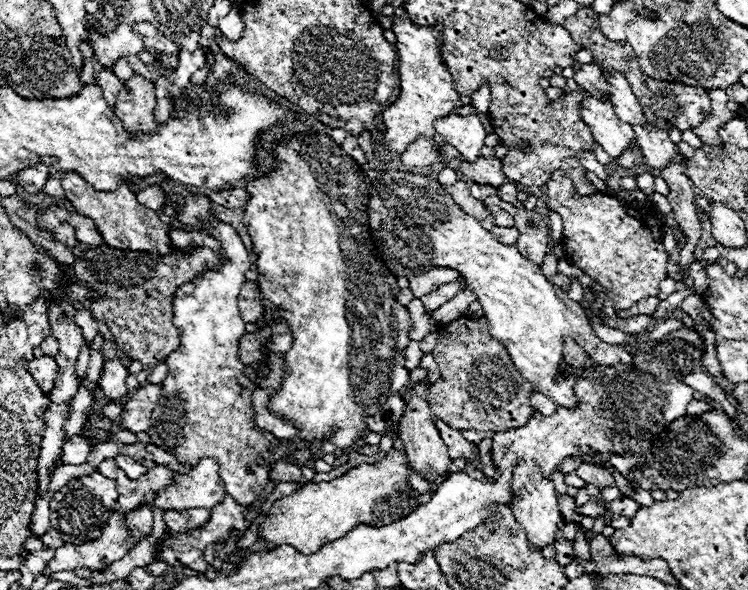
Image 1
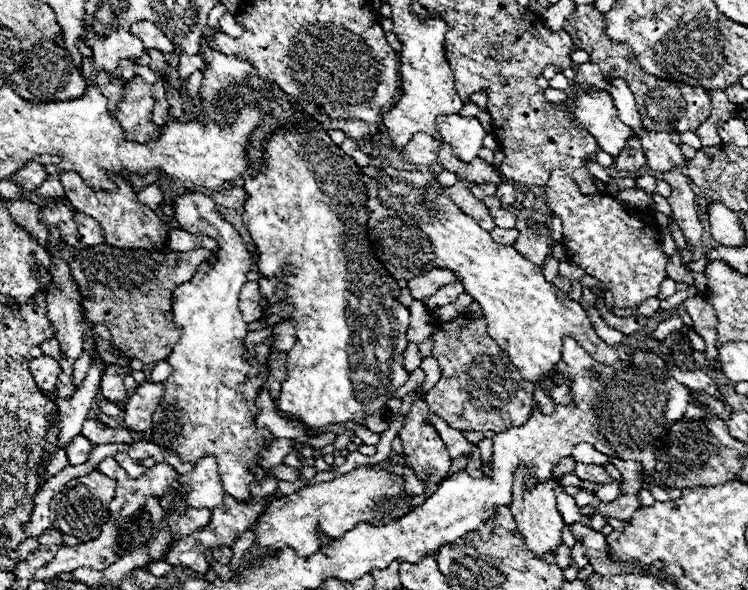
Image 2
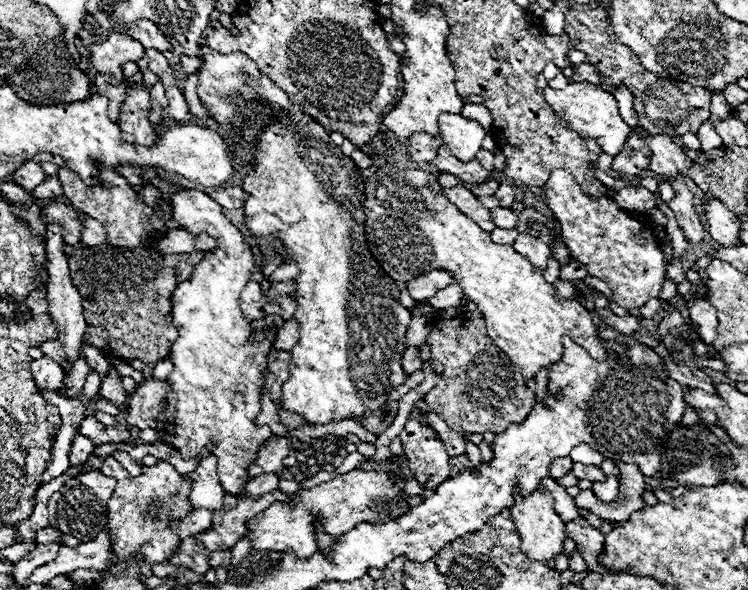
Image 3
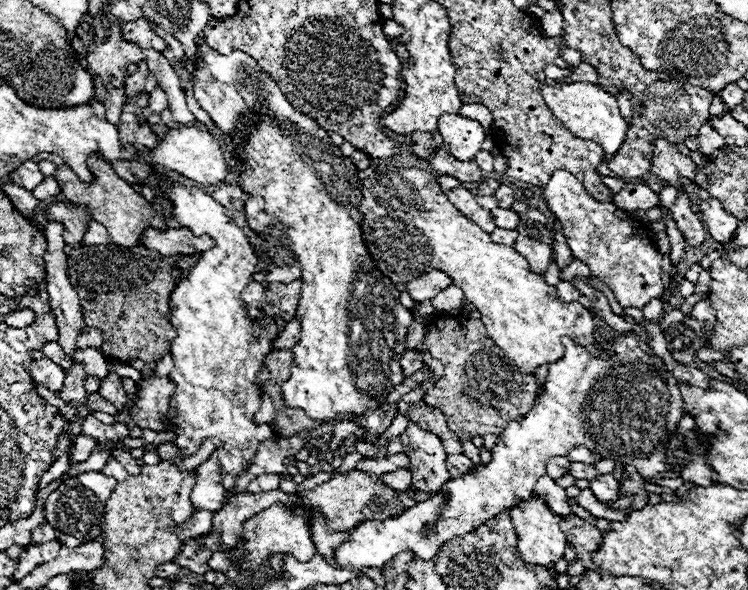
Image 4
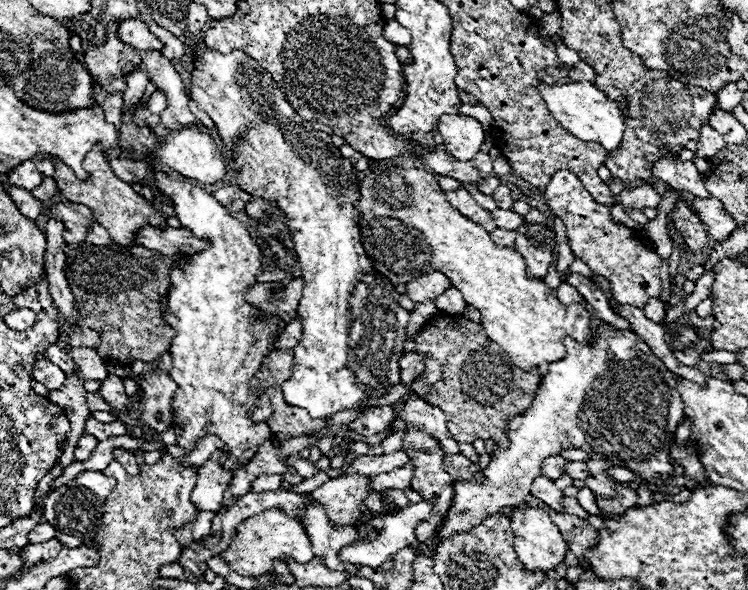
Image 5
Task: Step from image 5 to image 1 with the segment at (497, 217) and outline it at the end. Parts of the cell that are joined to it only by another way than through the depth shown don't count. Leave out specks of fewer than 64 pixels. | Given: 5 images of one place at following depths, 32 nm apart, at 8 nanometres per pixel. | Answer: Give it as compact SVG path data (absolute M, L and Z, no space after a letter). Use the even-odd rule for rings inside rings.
M490 206L490 212L492 212L494 222L496 222L498 226L512 226L512 224L514 224L514 218L512 218L506 210L502 210L502 208L498 208L498 206Z

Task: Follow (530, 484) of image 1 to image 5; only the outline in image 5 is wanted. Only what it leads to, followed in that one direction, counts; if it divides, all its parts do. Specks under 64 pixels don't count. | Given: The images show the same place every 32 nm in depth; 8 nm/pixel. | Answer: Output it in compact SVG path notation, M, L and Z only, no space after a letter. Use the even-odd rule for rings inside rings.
M520 506L512 510L512 532L516 536L514 548L516 556L520 556L520 562L528 566L528 570L554 570L566 554L566 542L558 530L558 526L552 522L548 512L544 512L540 506Z

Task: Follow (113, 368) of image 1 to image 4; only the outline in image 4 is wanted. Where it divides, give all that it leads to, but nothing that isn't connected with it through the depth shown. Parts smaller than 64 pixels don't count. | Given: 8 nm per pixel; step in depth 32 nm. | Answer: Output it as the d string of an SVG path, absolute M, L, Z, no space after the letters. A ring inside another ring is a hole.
M110 372L104 380L102 380L102 386L98 390L98 394L102 398L106 398L108 402L112 402L118 410L122 410L128 402L128 396L124 392L124 386L122 386L122 378L116 374L116 372Z

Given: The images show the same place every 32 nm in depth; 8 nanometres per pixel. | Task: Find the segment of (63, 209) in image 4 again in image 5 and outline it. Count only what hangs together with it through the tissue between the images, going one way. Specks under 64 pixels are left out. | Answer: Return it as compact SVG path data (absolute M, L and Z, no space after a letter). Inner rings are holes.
M54 204L52 218L64 222L64 240L66 244L80 244L86 238L88 226L92 224L92 212L82 204Z

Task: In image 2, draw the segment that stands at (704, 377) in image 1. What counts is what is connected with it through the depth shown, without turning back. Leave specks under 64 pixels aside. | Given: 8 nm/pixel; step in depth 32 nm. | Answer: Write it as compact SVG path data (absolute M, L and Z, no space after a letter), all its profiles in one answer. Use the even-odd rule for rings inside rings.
M672 366L670 372L672 372L672 376L674 376L678 382L684 382L684 384L686 384L688 388L692 388L692 390L706 392L706 394L718 398L718 400L724 398L724 396L720 394L720 390L718 390L718 384L716 384L708 374L704 374L702 370L680 370L680 368Z

